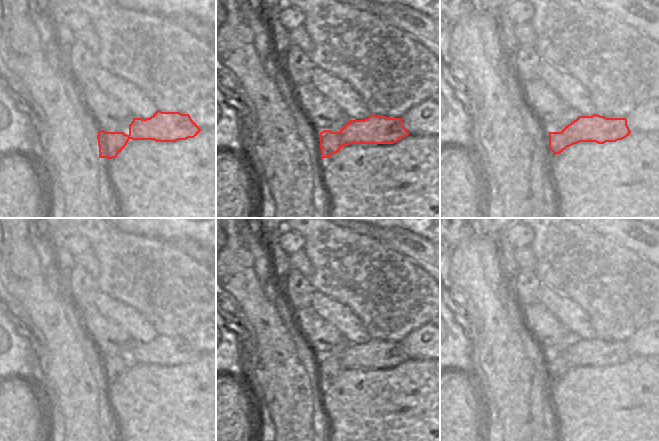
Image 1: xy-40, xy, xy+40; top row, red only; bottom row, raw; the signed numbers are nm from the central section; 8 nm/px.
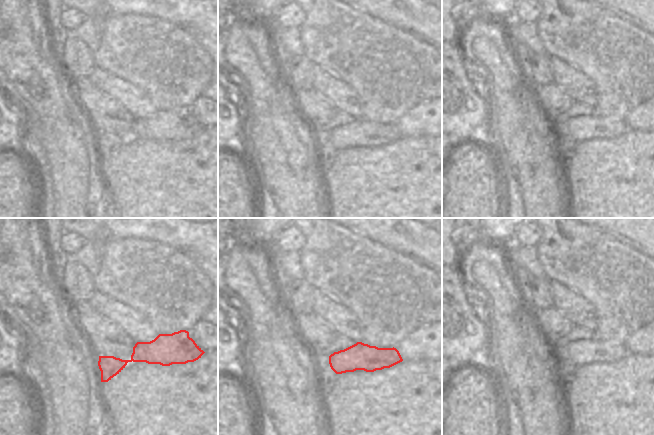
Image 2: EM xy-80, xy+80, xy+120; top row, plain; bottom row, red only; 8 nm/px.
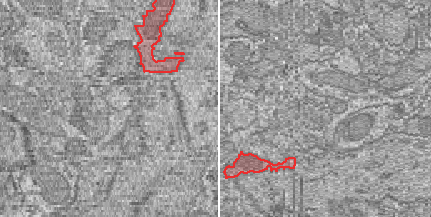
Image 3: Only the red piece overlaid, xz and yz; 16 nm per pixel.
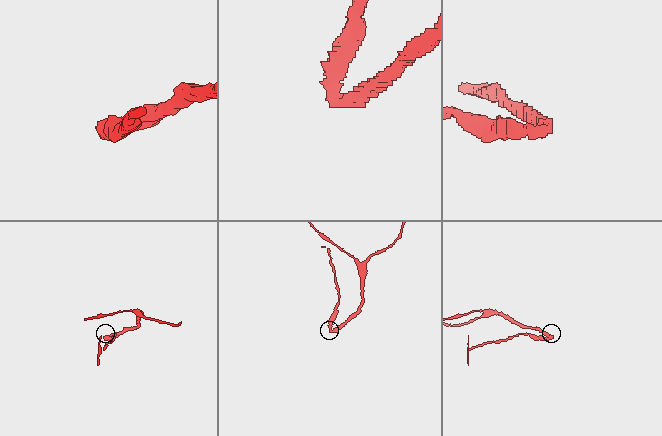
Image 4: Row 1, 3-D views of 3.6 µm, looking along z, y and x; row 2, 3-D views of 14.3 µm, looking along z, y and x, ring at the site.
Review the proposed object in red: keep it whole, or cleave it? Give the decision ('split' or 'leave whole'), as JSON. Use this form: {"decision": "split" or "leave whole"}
{"decision": "split"}

